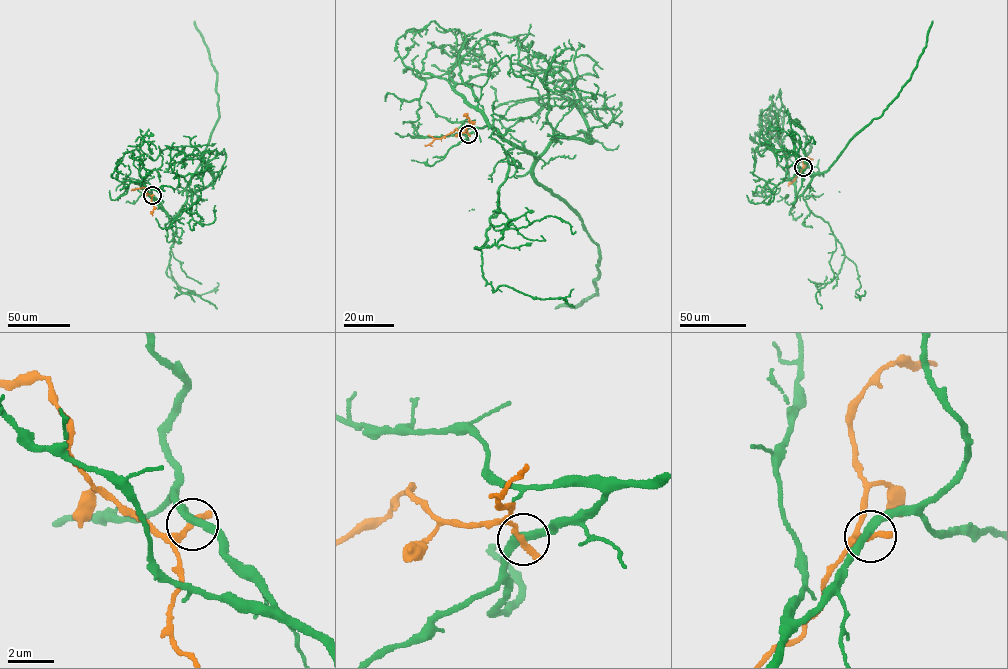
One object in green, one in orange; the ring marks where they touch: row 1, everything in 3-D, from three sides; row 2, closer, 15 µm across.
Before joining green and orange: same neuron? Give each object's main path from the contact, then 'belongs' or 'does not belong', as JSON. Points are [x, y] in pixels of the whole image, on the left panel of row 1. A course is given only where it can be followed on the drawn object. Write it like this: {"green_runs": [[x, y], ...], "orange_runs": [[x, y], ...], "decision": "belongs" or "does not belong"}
{"green_runs": [[152, 195], [171, 219], [177, 213], [186, 200], [187, 184], [202, 159], [218, 120], [217, 74], [194, 21]], "orange_runs": [[152, 195], [145, 187], [131, 190]], "decision": "does not belong"}

